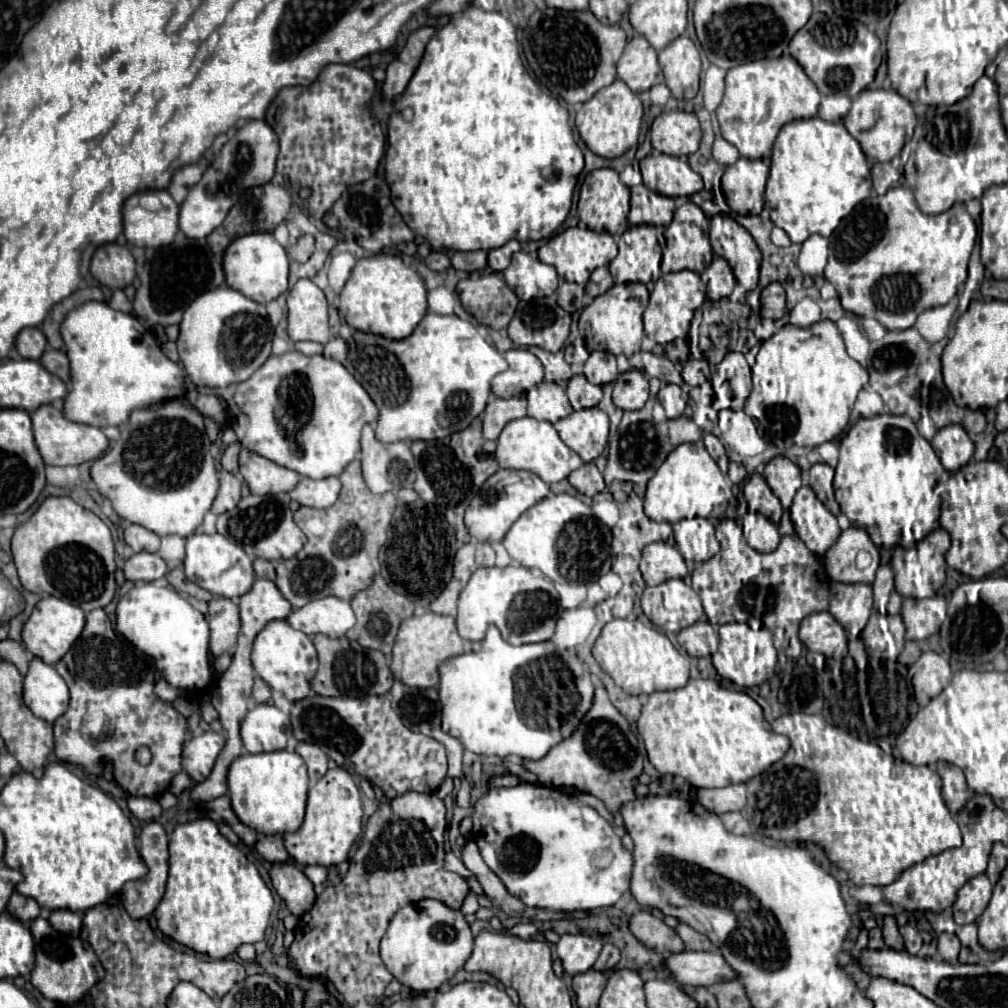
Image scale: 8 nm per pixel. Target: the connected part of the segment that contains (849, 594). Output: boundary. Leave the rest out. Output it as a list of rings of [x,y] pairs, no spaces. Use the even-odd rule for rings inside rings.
[[[830,583],[828,611],[850,635],[858,637],[872,613],[872,587],[864,583]]]

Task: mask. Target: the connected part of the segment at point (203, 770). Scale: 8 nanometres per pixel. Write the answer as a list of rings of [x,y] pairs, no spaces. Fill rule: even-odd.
[[[204,731],[200,735],[190,737],[184,743],[184,751],[182,751],[182,769],[196,781],[204,781],[212,767],[214,761],[220,753],[220,749],[224,747],[226,739],[220,733],[214,731]]]

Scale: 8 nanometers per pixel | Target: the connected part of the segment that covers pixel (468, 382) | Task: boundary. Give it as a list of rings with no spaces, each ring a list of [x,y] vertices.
[[[426,313],[414,333],[400,341],[362,331],[356,331],[350,339],[336,337],[324,345],[324,357],[342,363],[354,375],[354,379],[368,391],[380,411],[376,437],[382,443],[416,439],[430,441],[466,429],[484,411],[492,377],[508,369],[506,359],[496,351],[496,347],[486,343],[486,339],[476,331],[474,325],[462,321],[456,315],[436,313]]]

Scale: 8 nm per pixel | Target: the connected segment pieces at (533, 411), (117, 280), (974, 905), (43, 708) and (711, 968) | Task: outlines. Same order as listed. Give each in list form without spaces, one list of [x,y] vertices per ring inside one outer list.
[[[542,381],[528,391],[528,415],[534,419],[544,419],[556,423],[558,419],[572,413],[572,405],[566,397],[566,391],[552,383]]]
[[[106,243],[100,245],[90,263],[90,273],[100,285],[110,289],[124,289],[134,279],[134,257],[126,245]]]
[[[976,875],[964,887],[960,887],[958,897],[952,905],[956,923],[974,923],[986,909],[992,897],[992,885],[986,875]]]
[[[32,659],[24,677],[24,703],[40,719],[54,723],[68,709],[68,687],[52,665]]]
[[[682,951],[676,955],[668,955],[664,965],[670,971],[670,979],[678,985],[700,985],[708,987],[718,981],[730,981],[736,973],[728,967],[720,953],[698,953],[698,951]]]

